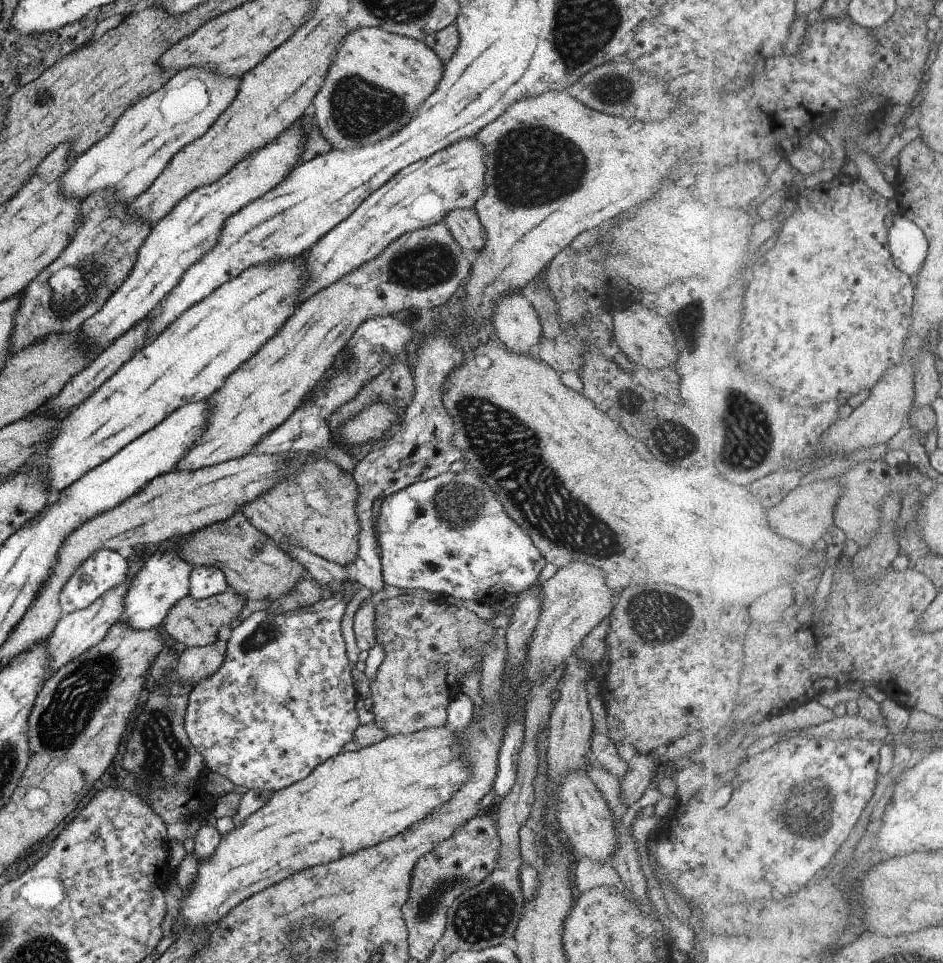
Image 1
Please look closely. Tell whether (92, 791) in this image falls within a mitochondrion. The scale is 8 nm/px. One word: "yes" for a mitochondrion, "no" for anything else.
no

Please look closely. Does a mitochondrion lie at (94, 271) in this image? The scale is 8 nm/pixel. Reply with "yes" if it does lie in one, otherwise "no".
yes

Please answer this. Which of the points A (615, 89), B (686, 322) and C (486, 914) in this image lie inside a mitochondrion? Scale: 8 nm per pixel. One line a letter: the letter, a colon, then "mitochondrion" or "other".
A: mitochondrion
B: mitochondrion
C: mitochondrion

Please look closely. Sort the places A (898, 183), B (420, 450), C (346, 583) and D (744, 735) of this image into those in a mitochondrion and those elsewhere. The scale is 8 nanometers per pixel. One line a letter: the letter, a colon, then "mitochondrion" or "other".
A: other
B: other
C: other
D: other

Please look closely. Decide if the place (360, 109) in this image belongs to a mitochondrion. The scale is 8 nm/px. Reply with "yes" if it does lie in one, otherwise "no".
yes

